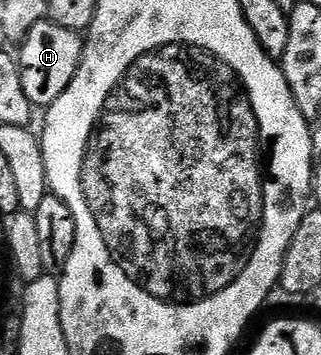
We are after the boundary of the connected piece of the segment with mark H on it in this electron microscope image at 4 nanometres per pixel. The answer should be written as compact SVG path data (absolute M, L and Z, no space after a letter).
M49 18L36 22L32 30L28 30L26 39L21 41L19 52L16 52L20 82L24 82L24 94L28 94L30 103L39 109L50 107L72 82L82 61L84 40L72 30L64 30L64 26L56 26Z

